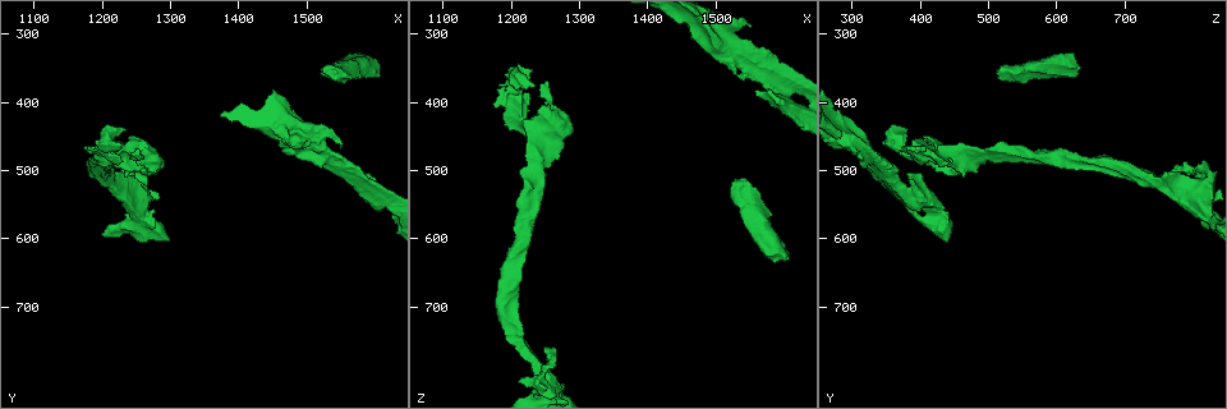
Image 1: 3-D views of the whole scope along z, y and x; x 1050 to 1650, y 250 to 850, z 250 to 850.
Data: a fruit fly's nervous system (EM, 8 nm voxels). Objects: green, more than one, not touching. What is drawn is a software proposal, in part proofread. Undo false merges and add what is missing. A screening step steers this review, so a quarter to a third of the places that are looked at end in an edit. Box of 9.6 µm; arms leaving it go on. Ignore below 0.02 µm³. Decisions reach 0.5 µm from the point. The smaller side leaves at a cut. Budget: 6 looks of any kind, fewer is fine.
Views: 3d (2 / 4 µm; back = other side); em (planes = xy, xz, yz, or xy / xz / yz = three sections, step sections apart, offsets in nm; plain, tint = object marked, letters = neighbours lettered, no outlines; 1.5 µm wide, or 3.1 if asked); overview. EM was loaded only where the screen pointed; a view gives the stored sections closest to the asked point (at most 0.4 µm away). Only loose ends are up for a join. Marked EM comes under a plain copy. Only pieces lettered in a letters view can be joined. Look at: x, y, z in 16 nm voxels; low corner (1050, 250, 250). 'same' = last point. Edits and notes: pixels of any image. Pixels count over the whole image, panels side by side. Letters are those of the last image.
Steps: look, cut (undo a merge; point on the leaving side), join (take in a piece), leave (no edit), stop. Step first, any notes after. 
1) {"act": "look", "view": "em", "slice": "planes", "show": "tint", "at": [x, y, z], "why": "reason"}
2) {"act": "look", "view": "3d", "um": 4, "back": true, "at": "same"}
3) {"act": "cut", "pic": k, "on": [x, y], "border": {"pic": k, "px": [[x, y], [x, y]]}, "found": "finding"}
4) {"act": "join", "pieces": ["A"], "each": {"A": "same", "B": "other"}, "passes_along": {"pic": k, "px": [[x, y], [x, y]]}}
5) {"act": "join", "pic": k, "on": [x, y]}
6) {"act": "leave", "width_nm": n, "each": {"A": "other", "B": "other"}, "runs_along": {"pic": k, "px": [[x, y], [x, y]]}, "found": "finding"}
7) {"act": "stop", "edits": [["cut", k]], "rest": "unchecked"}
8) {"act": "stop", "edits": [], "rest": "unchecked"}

{"act": "look", "view": "em", "slice": "yz", "step": 8, "show": "tint", "at": [1610, 345, 630]}

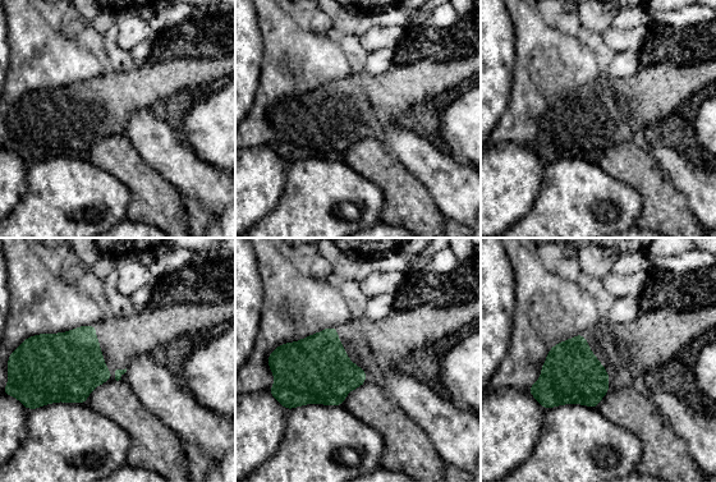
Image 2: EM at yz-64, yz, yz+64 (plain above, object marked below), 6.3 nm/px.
{"act": "look", "view": "em", "slice": "planes", "show": "letters", "at": "same"}

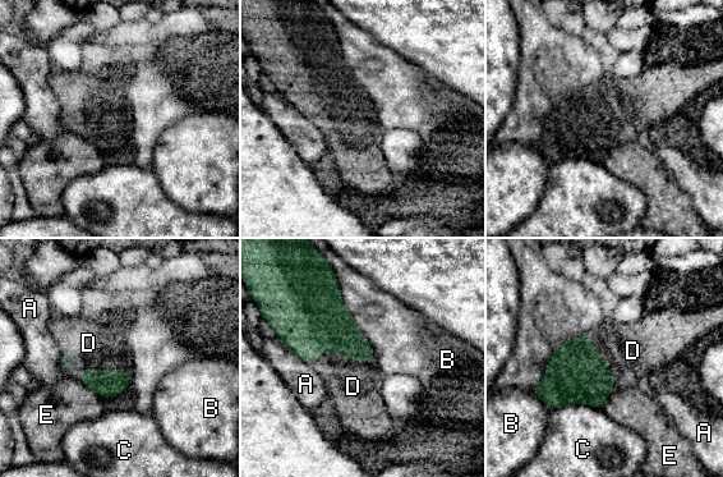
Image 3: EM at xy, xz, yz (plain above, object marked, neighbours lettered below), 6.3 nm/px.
{"act": "join", "pieces": ["D"], "each": {"A": "other", "B": "other", "C": "other", "D": "same", "E": "other"}, "passes_along": {"pic": 3, "px": [[318, 321], [340, 354], [353, 386]]}, "found": "the cell continues"}

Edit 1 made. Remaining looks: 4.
{"act": "look", "view": "em", "slice": "planes", "show": "letters", "at": [1535, 495, 360], "why": "branch stops here"}

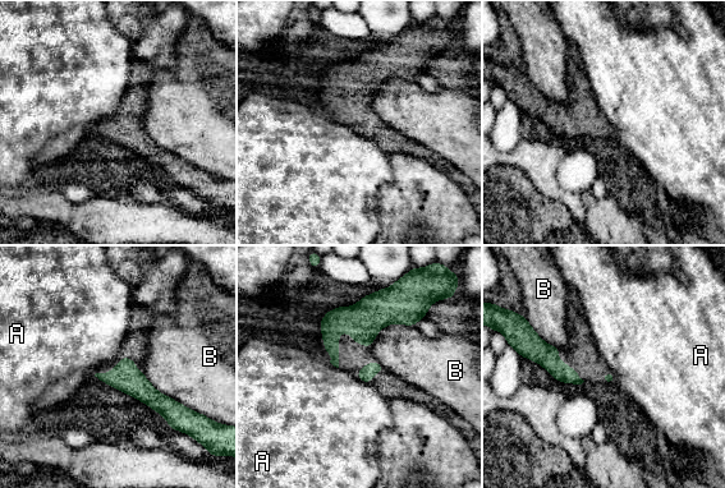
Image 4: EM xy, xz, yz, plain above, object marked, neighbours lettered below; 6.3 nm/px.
{"act": "leave", "each": {"A": "other", "B": "other"}, "found": "no lettered piece goes on from it"}

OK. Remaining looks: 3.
{"act": "look", "view": "em", "slice": "planes", "show": "letters", "at": [1215, 480, 555], "why": "arms part here"}

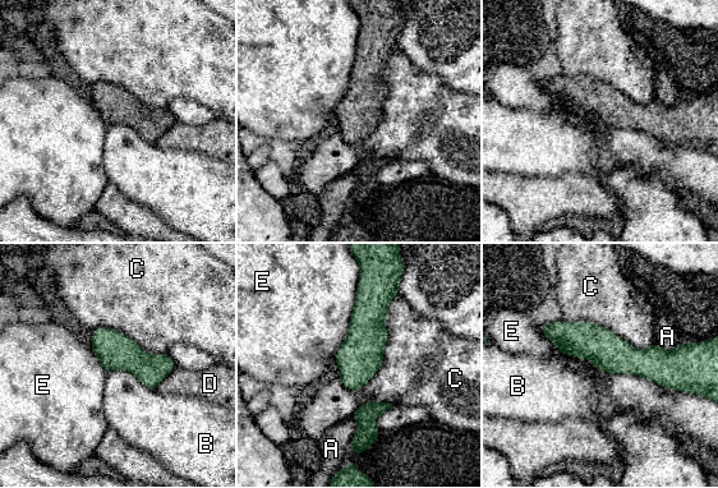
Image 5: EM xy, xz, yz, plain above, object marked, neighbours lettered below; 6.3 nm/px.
{"act": "leave", "each": {"A": "other", "B": "other", "C": "other", "D": "other", "E": "other"}, "runs_along": {"pic": 5, "px": [[543, 327], [627, 359], [681, 359]]}, "found": "one cell here"}

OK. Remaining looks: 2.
{"act": "stop", "edits": [["join", 3]], "rest": "unchecked"}

